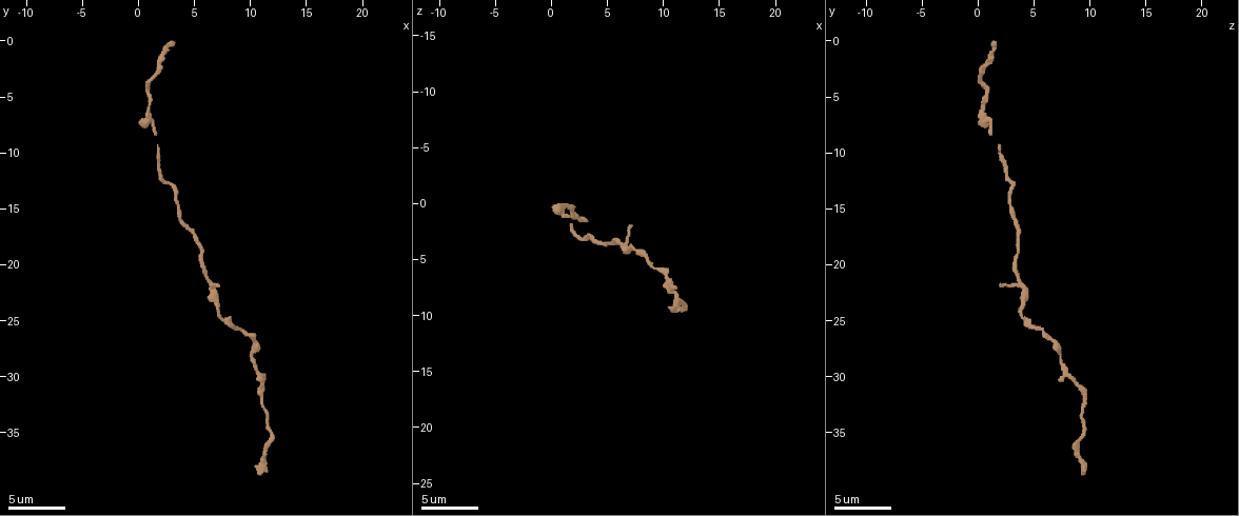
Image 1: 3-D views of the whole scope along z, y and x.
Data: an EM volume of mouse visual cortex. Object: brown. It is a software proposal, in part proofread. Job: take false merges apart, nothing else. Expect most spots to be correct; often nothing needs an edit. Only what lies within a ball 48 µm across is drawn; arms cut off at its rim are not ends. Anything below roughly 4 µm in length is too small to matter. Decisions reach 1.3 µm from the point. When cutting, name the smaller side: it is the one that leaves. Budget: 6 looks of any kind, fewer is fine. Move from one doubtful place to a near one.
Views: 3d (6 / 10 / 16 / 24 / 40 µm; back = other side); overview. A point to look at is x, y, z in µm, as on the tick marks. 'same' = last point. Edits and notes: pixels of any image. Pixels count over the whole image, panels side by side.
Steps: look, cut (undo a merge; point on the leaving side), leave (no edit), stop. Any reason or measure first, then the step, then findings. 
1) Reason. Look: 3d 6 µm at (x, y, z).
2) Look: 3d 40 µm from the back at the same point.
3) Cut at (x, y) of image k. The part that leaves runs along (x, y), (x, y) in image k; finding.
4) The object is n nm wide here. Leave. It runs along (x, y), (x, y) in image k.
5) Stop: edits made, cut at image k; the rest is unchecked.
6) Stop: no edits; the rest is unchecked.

Narrows sharply. Look: 3d 10 µm at (10.2, 28.6, 7.6).

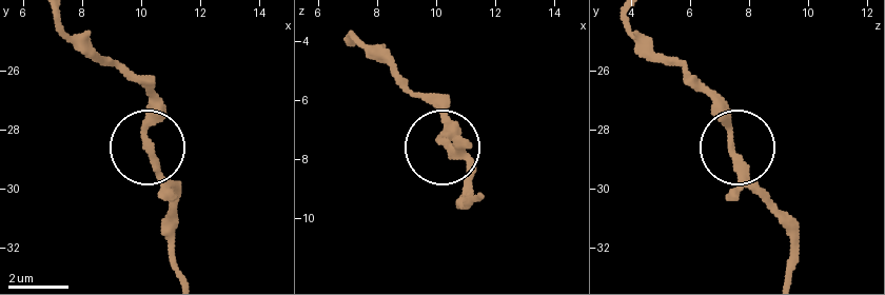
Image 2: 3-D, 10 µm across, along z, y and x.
Leave. It runs along (348, 36), (368, 43), (435, 104), (444, 142), (471, 177) in image 2; all the same neuron.

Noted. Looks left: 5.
Thick turns thin. Look: 3d 10 µm at (6.4, 21.6, 3.6).

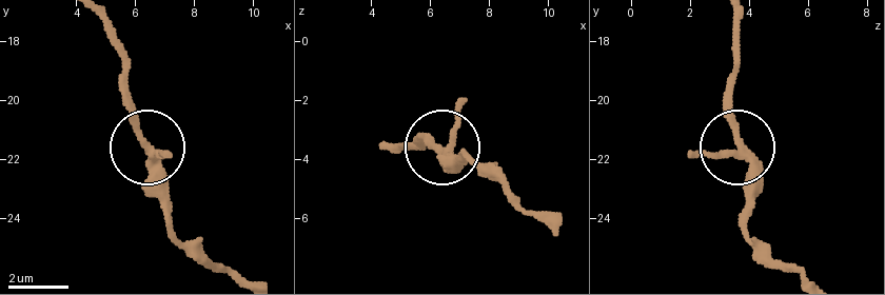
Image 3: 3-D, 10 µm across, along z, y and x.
3 arms meet here. Leave. It runs along (132, 101), (135, 129), (162, 174), (162, 210) in image 3; continuous, no second neuron.

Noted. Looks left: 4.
Sudden change in width. Look: 3d 10 µm at (1.6, 8.0, 1.0).

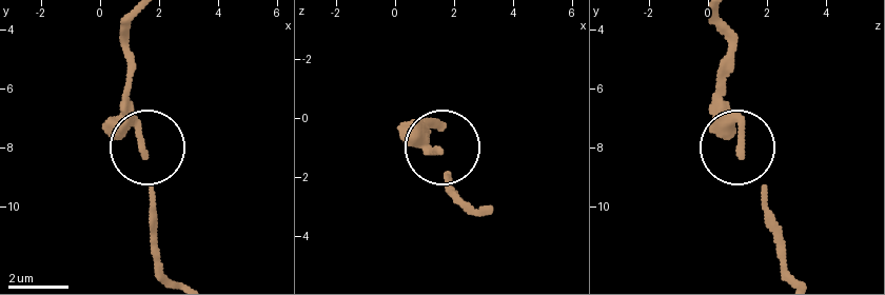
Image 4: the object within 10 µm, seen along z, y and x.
Leave. It runs along (790, 274), (723, 80) in image 4; one neuron here.

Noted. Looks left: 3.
Stop: no edits; the rest is unchecked.

